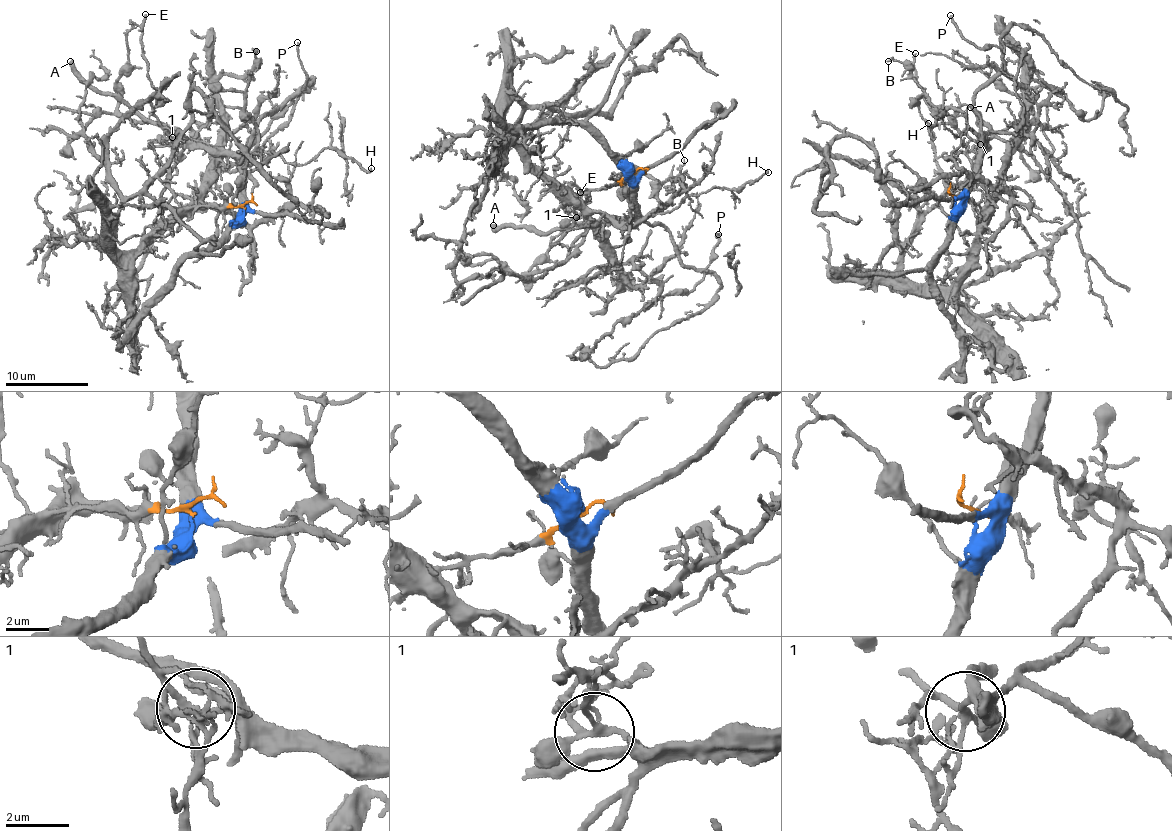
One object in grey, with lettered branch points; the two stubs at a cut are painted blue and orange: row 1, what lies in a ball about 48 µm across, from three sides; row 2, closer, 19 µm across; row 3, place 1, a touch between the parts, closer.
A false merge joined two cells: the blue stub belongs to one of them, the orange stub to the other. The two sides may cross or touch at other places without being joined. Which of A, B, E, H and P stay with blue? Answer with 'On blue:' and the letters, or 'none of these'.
On blue: A, B, E, H, P

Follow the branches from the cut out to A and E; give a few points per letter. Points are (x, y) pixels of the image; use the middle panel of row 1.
A: (633, 172), (637, 214), (632, 219), (590, 226), (582, 223), (543, 233), (525, 226), (500, 228), (492, 224)
E: (633, 172), (636, 217), (588, 223), (576, 218), (564, 205), (575, 198), (570, 182), (579, 192)

